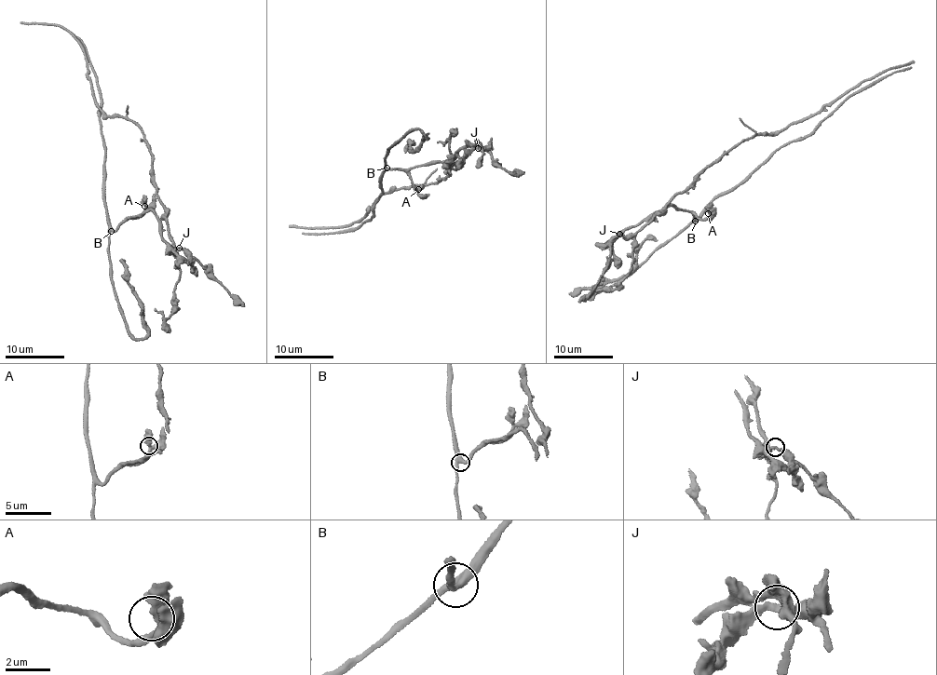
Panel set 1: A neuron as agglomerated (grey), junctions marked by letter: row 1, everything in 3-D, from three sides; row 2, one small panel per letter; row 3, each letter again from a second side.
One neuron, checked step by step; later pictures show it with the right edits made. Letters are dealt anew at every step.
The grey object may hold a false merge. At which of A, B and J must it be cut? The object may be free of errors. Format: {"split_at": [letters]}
{"split_at": ["J"]}

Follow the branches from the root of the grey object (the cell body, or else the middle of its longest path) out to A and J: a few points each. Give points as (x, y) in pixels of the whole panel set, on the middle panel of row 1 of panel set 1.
A: (383, 172), (387, 167), (397, 168), (405, 172), (413, 186), (418, 189)
J: (383, 172), (387, 167), (406, 169), (449, 161), (464, 147), (479, 147)

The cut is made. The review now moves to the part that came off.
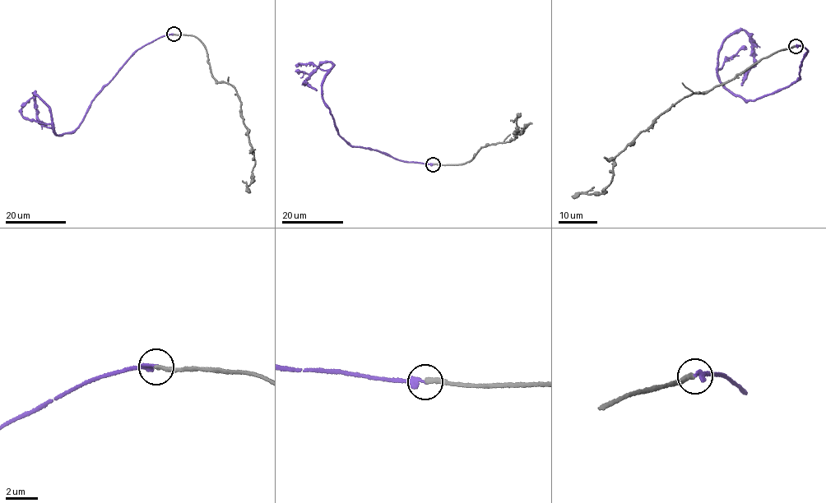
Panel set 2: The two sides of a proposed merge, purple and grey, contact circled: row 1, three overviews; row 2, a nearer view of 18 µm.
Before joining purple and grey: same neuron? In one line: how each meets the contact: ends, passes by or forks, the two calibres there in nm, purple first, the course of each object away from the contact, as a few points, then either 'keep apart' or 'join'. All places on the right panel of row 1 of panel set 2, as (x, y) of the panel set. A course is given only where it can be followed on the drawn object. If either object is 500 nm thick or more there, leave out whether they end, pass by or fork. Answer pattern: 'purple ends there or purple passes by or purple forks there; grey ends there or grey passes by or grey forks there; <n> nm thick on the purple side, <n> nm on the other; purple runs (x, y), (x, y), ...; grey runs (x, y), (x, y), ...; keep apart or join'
purple ends there; grey ends there; 280 nm thick on the purple side, 280 nm on the other; purple runs (795, 46), (808, 51), (800, 77), (746, 100), (718, 72), (734, 33), (749, 37), (754, 63), (742, 84); grey runs (795, 46), (758, 61), (712, 89), (678, 101), (616, 156), (611, 182), (607, 187), (600, 192), (571, 196); keep apart

